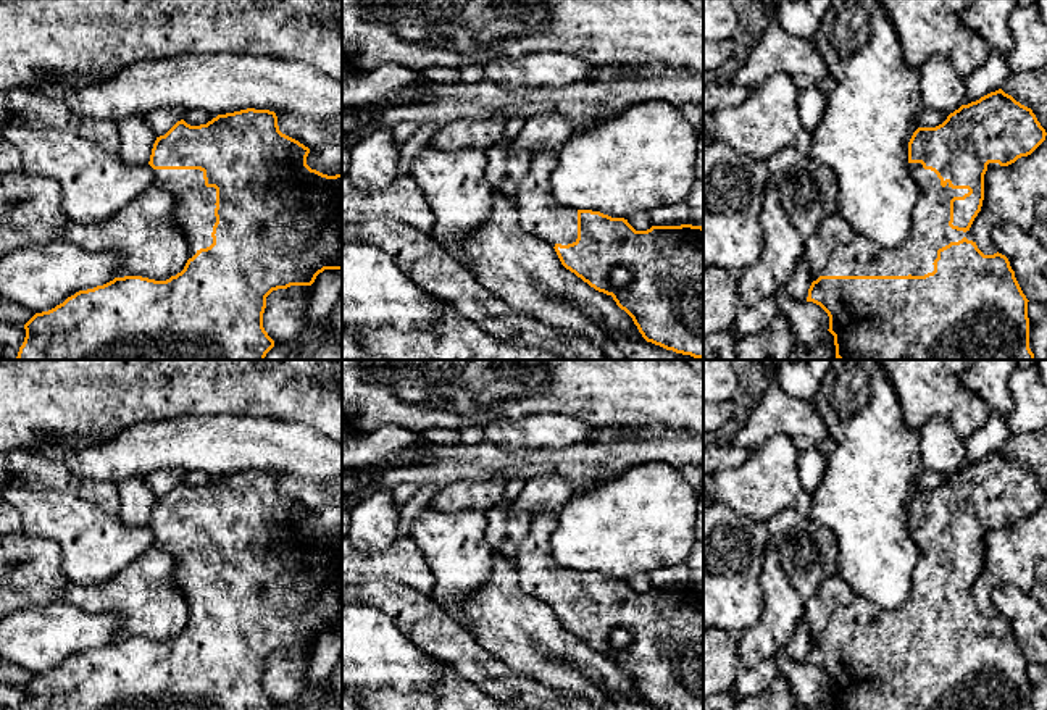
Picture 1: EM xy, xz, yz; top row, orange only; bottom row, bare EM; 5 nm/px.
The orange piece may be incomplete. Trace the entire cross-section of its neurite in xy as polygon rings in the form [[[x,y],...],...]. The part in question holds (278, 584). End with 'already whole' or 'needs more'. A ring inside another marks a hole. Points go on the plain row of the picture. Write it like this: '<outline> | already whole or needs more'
[[[247,470],[218,476],[206,486],[190,487],[177,482],[165,497],[156,499],[148,526],[153,531],[153,547],[174,558],[174,586],[189,607],[189,621],[181,634],[166,642],[142,637],[115,639],[94,650],[79,652],[63,665],[35,674],[26,686],[26,699],[19,710],[273,710],[274,702],[263,689],[266,658],[290,647],[311,647],[324,631],[342,631],[342,536],[327,537],[307,526],[310,510],[282,495],[277,478],[269,471]]] | needs more

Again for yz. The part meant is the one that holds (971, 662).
[[[1002,450],[981,458],[976,463],[961,466],[936,489],[918,489],[908,503],[908,531],[918,547],[918,563],[913,571],[911,591],[907,600],[897,608],[886,610],[879,605],[855,595],[845,607],[837,608],[821,631],[821,637],[811,644],[807,663],[820,666],[829,678],[829,694],[834,697],[836,710],[1029,710],[1028,660],[1023,655],[1010,623],[1002,615],[984,616],[970,592],[981,573],[984,562],[984,536],[991,529],[1008,528],[1021,518],[1031,516],[1044,502],[1045,491],[1031,470],[1016,463]]] | needs more

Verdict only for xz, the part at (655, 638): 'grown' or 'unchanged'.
grown

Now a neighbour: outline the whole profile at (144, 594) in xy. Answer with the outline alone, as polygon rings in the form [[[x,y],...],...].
[[[152,545],[106,583],[69,583],[60,600],[89,613],[118,612],[123,624],[116,639],[142,637],[166,642],[181,634],[189,621],[189,607],[174,586],[174,566],[171,553]]]

